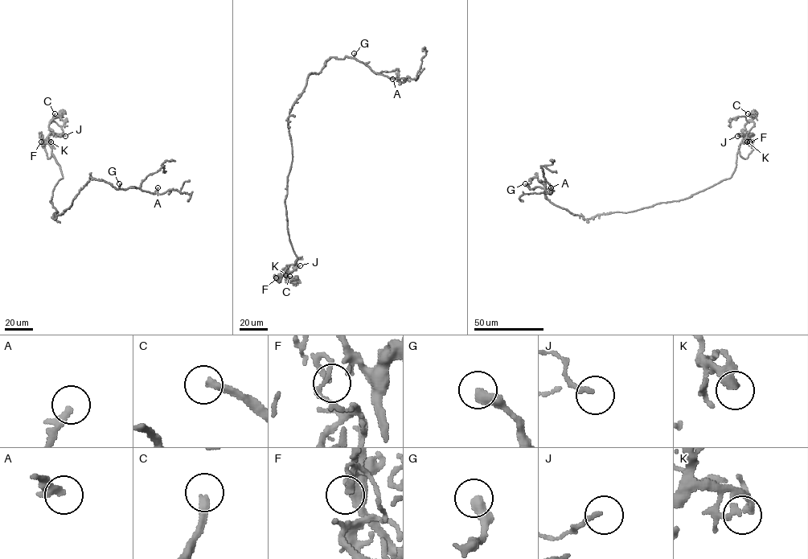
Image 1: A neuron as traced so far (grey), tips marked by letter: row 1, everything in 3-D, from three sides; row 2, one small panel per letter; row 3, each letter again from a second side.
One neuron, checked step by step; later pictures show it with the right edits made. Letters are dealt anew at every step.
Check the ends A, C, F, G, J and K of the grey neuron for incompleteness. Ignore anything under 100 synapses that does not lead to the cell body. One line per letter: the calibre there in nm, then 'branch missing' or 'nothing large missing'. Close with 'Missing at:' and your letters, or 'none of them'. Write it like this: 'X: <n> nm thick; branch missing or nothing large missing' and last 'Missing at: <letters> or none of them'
A: 280 nm thick; nothing large missing
C: 280 nm thick; branch missing
F: 220 nm thick; nothing large missing
G: 440 nm thick; nothing large missing
J: 170 nm thick; nothing large missing
K: 200 nm thick; nothing large missing
Missing at: C

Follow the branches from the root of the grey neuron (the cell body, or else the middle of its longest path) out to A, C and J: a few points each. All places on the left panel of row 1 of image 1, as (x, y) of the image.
A: (54, 214), (55, 219), (71, 205), (90, 177), (104, 180), (117, 189), (135, 187), (153, 193), (157, 187)
C: (54, 214), (58, 211), (50, 201), (55, 187), (63, 178), (47, 139), (50, 132), (49, 123), (55, 113)
J: (54, 214), (58, 211), (50, 201), (55, 187), (63, 177), (47, 137), (51, 129), (55, 136), (65, 136)

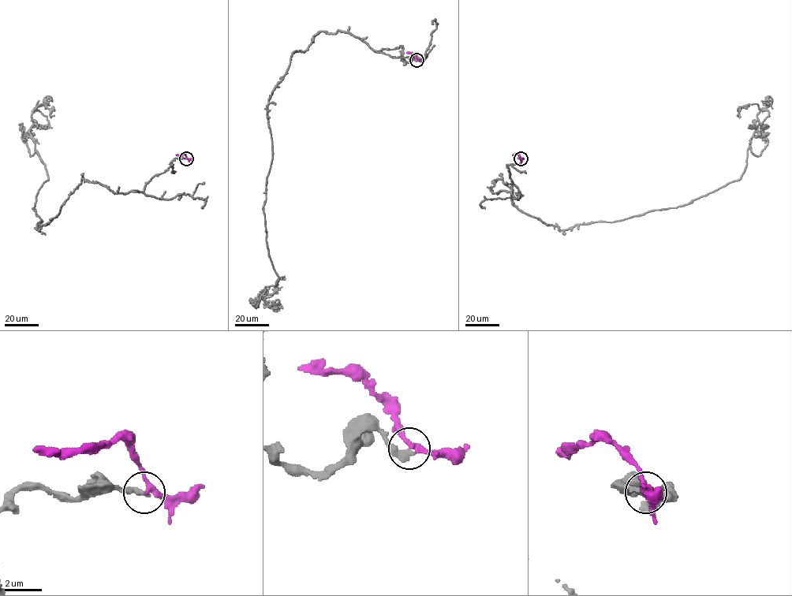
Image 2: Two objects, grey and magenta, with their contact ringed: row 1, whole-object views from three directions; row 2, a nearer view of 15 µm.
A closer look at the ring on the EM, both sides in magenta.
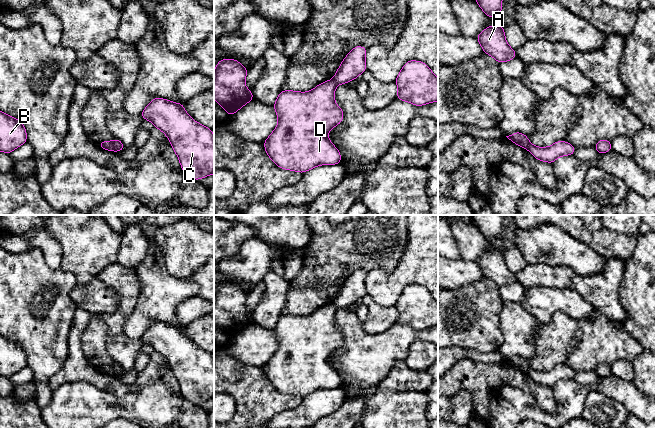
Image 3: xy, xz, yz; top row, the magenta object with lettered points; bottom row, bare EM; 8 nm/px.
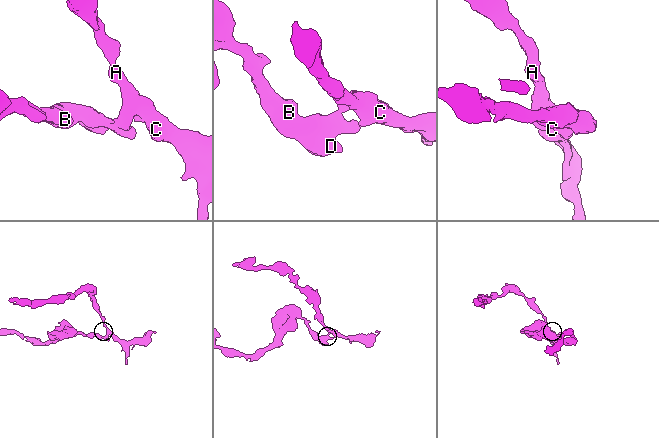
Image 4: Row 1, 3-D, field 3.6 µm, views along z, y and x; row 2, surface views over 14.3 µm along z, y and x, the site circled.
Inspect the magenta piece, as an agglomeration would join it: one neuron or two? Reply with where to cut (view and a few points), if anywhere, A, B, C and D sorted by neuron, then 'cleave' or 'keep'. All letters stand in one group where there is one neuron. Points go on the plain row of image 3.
xy (110, 366), (115, 374) | A C / B D | cleave

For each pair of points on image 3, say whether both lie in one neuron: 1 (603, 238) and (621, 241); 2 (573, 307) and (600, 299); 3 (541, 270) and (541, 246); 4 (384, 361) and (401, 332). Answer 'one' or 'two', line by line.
1: one
2: two
3: two
4: one

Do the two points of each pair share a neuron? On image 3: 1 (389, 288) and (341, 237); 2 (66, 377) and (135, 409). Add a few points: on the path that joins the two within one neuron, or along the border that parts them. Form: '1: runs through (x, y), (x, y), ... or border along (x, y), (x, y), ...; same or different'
1: border along (394, 267), (390, 272), (379, 268), (367, 272); different
2: runs through (84, 375), (93, 375), (111, 383), (119, 391); same

